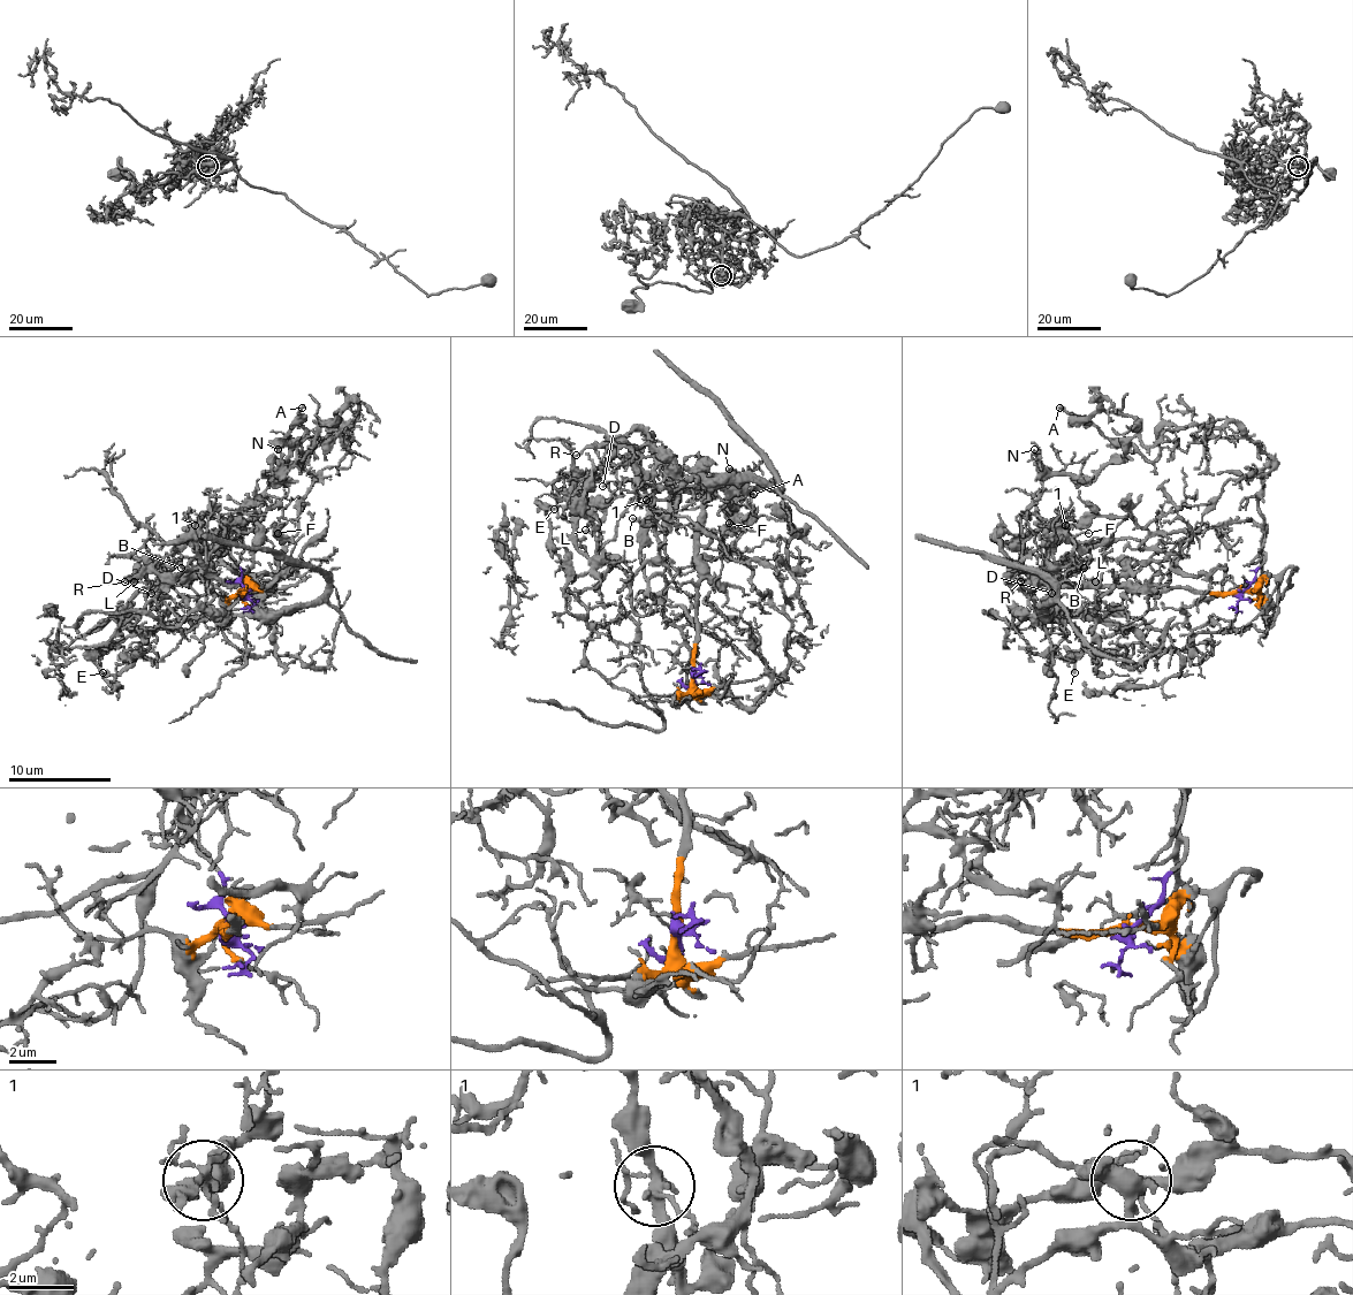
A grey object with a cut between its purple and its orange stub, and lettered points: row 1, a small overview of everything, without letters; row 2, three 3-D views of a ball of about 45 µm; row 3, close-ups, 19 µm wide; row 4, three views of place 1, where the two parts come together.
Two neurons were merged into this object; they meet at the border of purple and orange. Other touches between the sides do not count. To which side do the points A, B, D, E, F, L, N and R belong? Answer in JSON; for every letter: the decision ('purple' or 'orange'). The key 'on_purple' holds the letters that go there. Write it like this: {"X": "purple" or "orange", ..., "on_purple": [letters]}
{"A": "purple", "B": "purple", "D": "orange", "E": "purple", "F": "orange", "L": "purple", "N": "purple", "R": "purple", "on_purple": ["A", "B", "E", "L", "N", "R"]}

